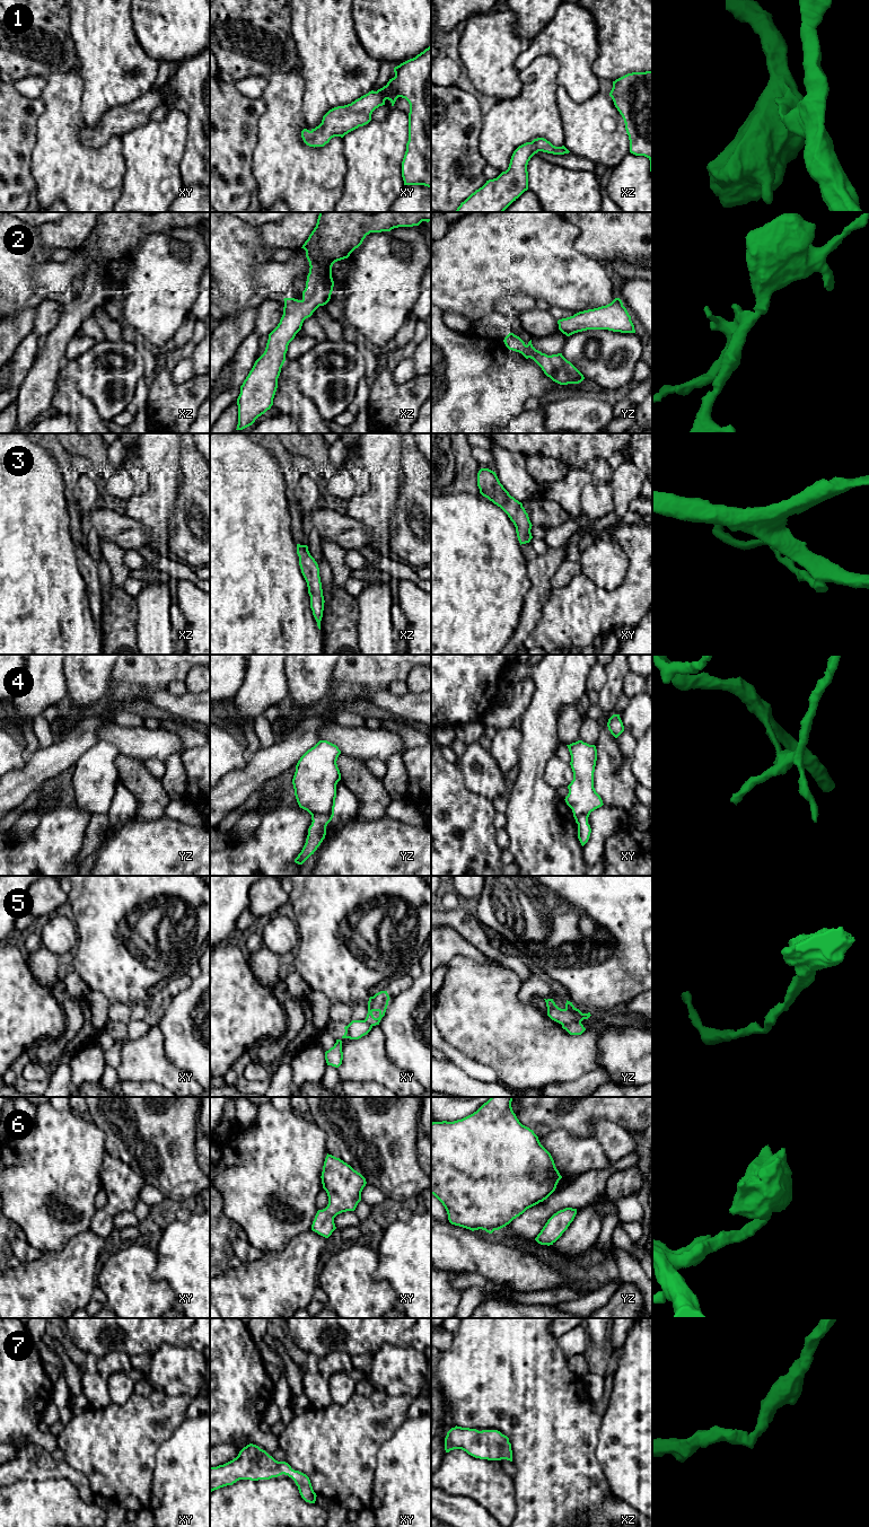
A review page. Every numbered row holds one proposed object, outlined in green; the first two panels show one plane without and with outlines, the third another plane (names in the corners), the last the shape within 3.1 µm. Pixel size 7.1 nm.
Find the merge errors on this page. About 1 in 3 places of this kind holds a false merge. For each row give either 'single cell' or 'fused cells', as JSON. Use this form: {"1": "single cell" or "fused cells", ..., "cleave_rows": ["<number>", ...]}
{"1": "single cell", "2": "single cell", "3": "single cell", "4": "single cell", "5": "fused cells", "6": "single cell", "7": "single cell", "cleave_rows": ["5"]}

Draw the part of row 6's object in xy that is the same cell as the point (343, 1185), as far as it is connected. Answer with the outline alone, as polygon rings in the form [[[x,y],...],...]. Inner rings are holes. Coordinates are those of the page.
[[[328,1153],[321,1178],[328,1196],[328,1204],[325,1209],[317,1211],[311,1230],[328,1238],[336,1229],[334,1218],[342,1212],[356,1210],[367,1182],[350,1165]]]

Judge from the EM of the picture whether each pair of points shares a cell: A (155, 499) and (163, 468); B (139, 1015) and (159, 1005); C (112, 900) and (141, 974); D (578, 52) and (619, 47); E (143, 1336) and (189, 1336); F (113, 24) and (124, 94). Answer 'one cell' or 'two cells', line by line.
A: one cell
B: two cells
C: one cell
D: two cells
E: one cell
F: one cell

